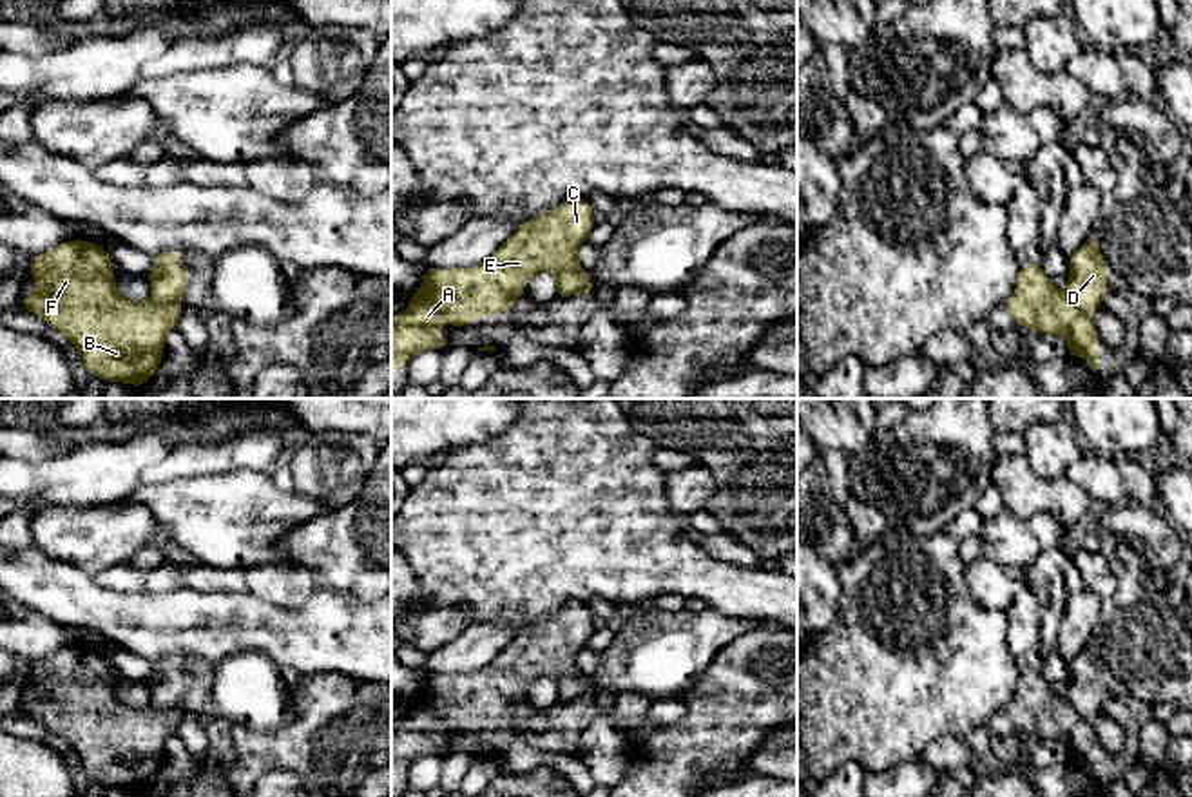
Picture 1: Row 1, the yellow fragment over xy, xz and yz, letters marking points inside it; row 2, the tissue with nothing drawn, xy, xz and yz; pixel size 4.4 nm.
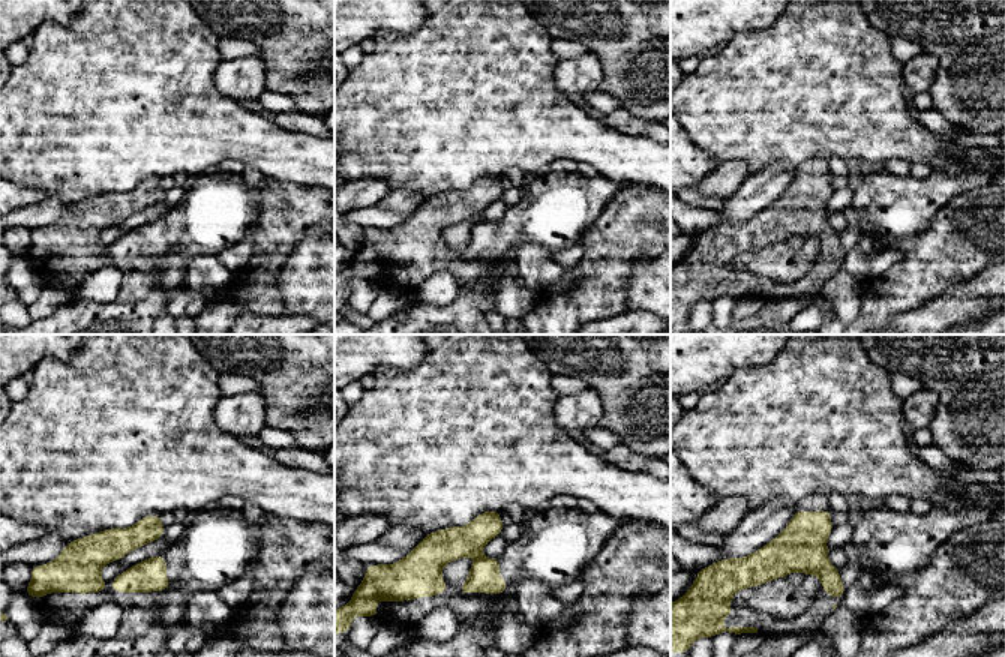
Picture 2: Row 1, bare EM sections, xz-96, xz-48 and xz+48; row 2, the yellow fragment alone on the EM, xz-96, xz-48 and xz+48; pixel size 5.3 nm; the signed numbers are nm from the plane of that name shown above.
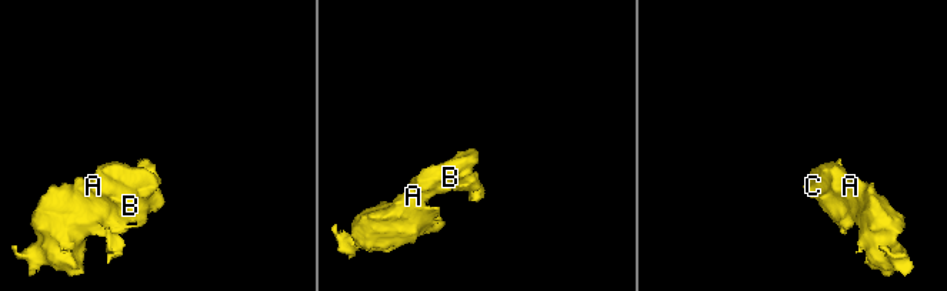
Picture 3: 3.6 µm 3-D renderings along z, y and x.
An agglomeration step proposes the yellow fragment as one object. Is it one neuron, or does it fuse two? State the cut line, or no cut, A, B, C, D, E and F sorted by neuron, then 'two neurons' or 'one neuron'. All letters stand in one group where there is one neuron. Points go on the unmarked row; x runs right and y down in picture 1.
cut in xz along (555, 680), (578, 676), (584, 681), (586, 694); A B C E F / D; two neurons

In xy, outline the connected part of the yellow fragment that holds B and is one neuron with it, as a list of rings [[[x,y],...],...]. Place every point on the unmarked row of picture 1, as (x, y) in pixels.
[[[71,645],[54,656],[31,663],[29,677],[36,685],[36,699],[20,705],[20,712],[62,737],[78,755],[87,779],[105,788],[134,790],[138,795],[161,772],[167,741],[178,734],[179,708],[145,708],[125,705],[112,677],[112,665],[103,652],[85,645]]]

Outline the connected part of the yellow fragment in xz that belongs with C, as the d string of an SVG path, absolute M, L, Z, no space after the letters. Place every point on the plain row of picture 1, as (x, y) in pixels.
M572 603L563 610L543 618L518 632L487 667L473 674L438 676L428 674L422 692L409 703L406 717L391 723L391 781L400 777L408 766L424 755L447 755L440 743L442 728L449 732L469 732L487 719L498 721L511 714L516 703L527 697L527 687L536 677L582 677L585 696L594 701L592 685L580 672L576 656L594 634L594 614L587 605Z

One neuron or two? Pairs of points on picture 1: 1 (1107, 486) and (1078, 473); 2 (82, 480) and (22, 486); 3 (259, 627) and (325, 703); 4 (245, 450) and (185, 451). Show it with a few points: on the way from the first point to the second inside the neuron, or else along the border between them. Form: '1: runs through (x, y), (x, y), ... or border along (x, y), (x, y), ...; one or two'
1: runs through (1100, 479), (1095, 473), (1086, 473); one
2: runs through (67, 480), (37, 482); one
3: border along (345, 674), (310, 672), (303, 676); two
4: runs through (230, 453), (200, 453); one

